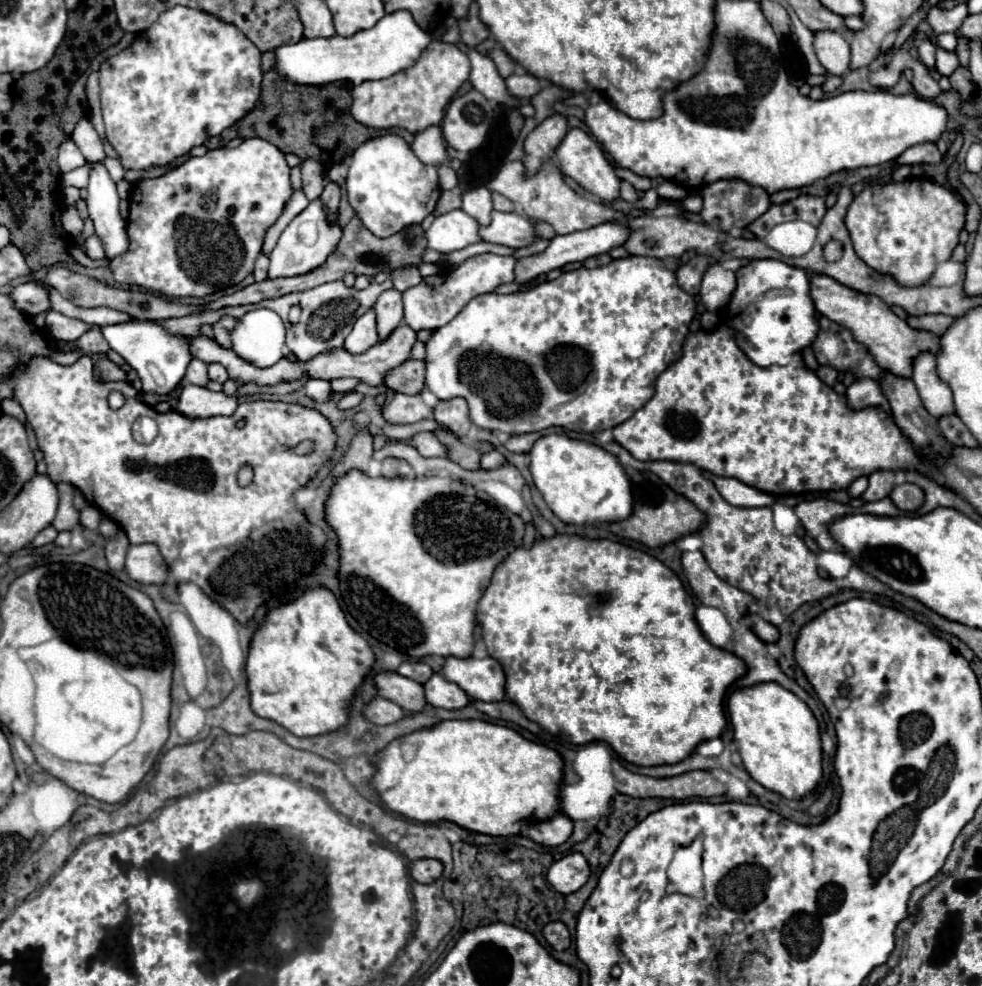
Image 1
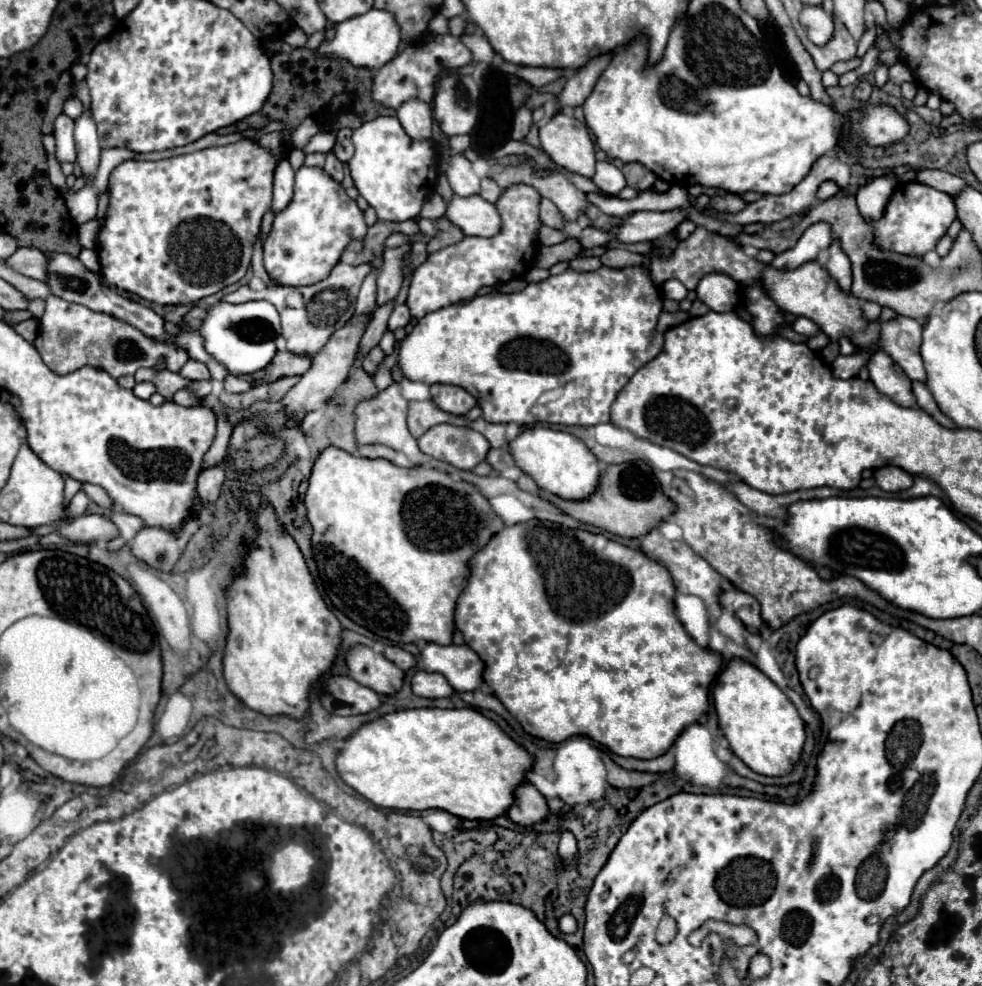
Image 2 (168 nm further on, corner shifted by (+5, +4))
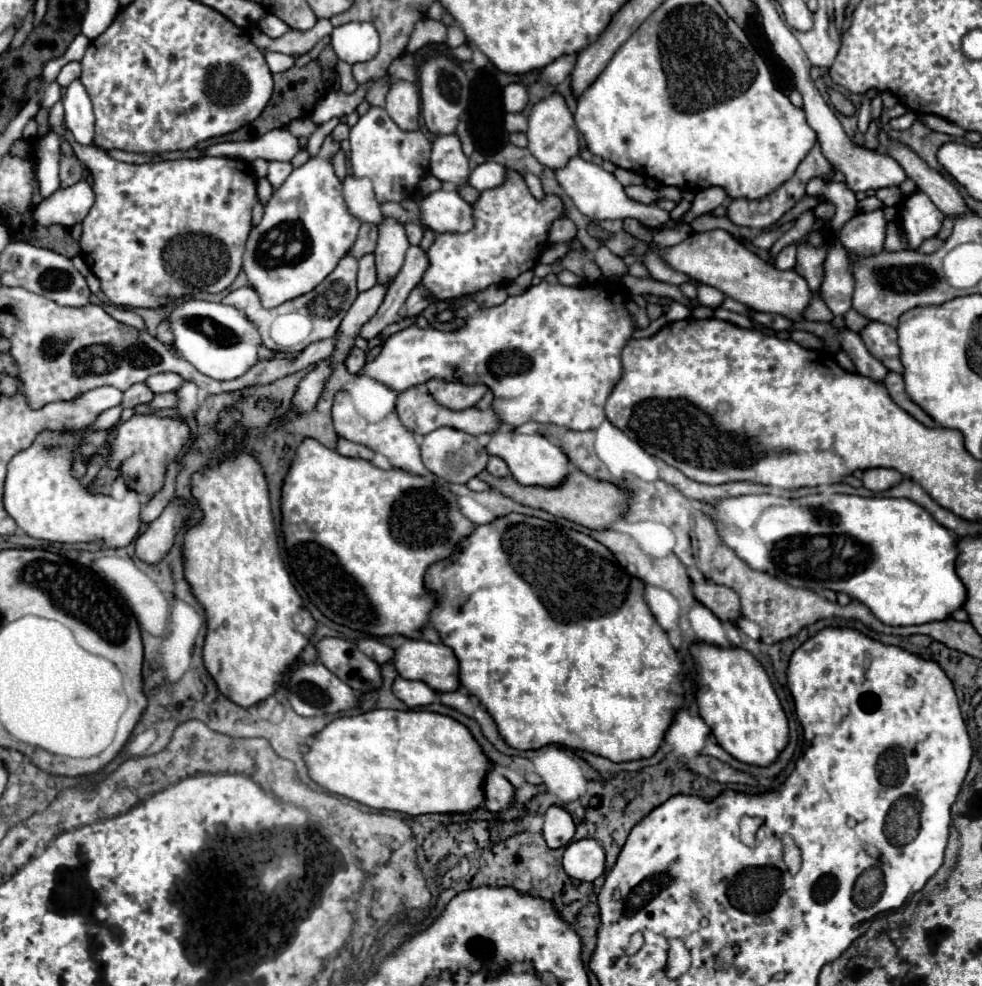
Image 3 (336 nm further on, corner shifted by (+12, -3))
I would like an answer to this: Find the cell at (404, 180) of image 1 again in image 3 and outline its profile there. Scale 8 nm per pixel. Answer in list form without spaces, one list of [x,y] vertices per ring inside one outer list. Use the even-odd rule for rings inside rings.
[[[369,108],[369,112],[351,128],[349,142],[351,174],[355,178],[369,178],[379,202],[401,204],[417,190],[419,182],[429,172],[431,142],[421,132],[401,132],[385,108]]]

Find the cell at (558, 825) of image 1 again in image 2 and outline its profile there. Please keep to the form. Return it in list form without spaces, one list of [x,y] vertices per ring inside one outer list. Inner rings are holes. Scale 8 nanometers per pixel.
[[[522,781],[514,789],[514,803],[506,809],[506,815],[520,825],[532,825],[540,819],[548,817],[548,805],[542,793],[530,785],[528,781]]]

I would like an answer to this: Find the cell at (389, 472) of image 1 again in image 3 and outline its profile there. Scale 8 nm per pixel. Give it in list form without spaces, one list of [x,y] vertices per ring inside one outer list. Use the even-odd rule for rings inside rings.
[[[339,438],[337,452],[343,454],[343,456],[349,456],[349,458],[363,458],[363,460],[373,460],[373,456],[375,456],[375,452],[369,450],[367,446],[349,442],[349,440],[345,440],[345,438]]]

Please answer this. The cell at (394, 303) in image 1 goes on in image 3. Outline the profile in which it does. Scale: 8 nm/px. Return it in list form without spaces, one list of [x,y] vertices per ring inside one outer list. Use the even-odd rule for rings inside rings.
[[[385,218],[379,224],[379,242],[377,250],[373,252],[375,256],[375,268],[377,268],[377,284],[389,286],[393,278],[399,274],[405,254],[409,248],[409,240],[405,236],[403,224]]]

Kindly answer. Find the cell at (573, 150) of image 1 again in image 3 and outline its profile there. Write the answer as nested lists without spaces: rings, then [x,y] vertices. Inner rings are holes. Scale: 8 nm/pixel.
[[[551,94],[547,98],[543,98],[541,102],[537,102],[531,108],[529,114],[529,130],[527,130],[527,138],[529,138],[529,152],[545,166],[559,170],[563,168],[573,156],[579,154],[579,136],[577,136],[577,126],[573,122],[573,114],[569,112],[565,100],[561,94]]]

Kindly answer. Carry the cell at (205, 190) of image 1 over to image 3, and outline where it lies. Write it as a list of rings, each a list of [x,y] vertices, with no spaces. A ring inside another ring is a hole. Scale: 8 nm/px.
[[[65,128],[65,138],[71,142],[77,158],[89,168],[93,176],[93,190],[95,190],[95,204],[91,212],[83,220],[83,236],[81,236],[81,256],[91,268],[91,272],[99,278],[103,294],[117,306],[131,306],[131,308],[159,308],[167,306],[171,300],[177,298],[191,298],[199,292],[221,292],[229,288],[241,266],[243,266],[243,254],[245,254],[245,242],[251,230],[251,210],[257,204],[257,176],[249,162],[239,158],[179,158],[179,160],[165,160],[165,162],[149,162],[149,164],[125,164],[115,158],[111,158],[107,152],[97,150],[95,146],[81,148],[81,144],[73,144],[73,138],[69,136],[69,130]]]

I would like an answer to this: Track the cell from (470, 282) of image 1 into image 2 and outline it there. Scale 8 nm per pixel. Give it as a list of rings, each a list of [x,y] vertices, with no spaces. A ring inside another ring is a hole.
[[[516,183],[502,191],[496,209],[502,219],[500,233],[496,237],[464,237],[462,241],[448,245],[432,255],[414,271],[414,279],[408,291],[408,307],[412,317],[422,319],[426,313],[454,305],[460,299],[472,299],[480,287],[494,287],[510,279],[524,277],[536,263],[538,229],[542,225],[538,217],[540,193],[532,185]]]

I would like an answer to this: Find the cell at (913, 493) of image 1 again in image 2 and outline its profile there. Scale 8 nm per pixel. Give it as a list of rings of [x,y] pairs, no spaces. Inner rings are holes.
[[[888,465],[884,469],[876,469],[874,479],[876,479],[878,487],[882,487],[888,493],[898,493],[912,485],[912,475],[906,473],[904,469],[896,469],[892,465]]]

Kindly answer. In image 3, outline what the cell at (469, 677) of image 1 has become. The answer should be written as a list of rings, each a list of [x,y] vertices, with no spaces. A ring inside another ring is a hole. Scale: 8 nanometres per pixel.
[[[405,640],[395,650],[393,664],[399,676],[407,680],[421,680],[435,692],[459,690],[459,660],[445,644]]]

